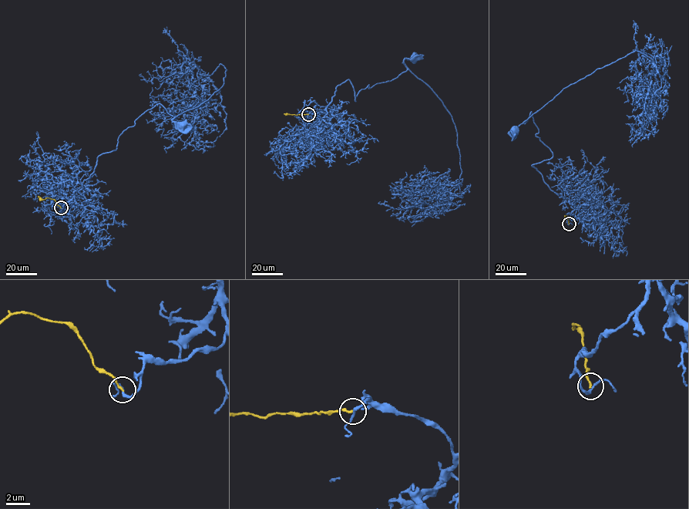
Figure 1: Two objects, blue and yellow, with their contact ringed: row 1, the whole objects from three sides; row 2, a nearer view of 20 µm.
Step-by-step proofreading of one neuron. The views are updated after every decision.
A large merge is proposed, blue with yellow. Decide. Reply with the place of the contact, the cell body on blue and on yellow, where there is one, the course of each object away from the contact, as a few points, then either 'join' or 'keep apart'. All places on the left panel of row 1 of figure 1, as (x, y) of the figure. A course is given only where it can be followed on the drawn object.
at (61, 207); cell body of blue at (183, 125); no cell body on yellow; blue runs (61, 208), (74, 201), (97, 157), (116, 148), (145, 112), (159, 103), (183, 124); yellow runs (61, 208), (53, 199), (42, 200), (38, 196); keep apart

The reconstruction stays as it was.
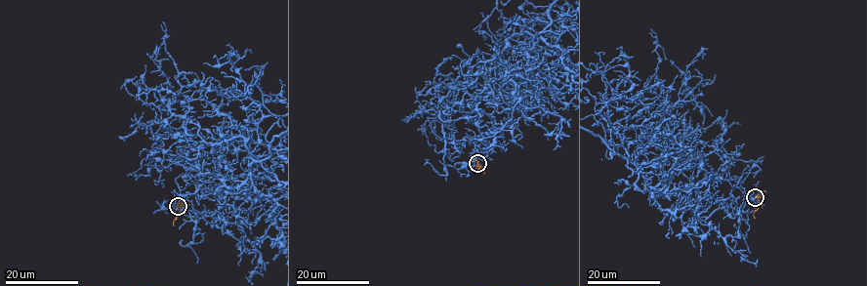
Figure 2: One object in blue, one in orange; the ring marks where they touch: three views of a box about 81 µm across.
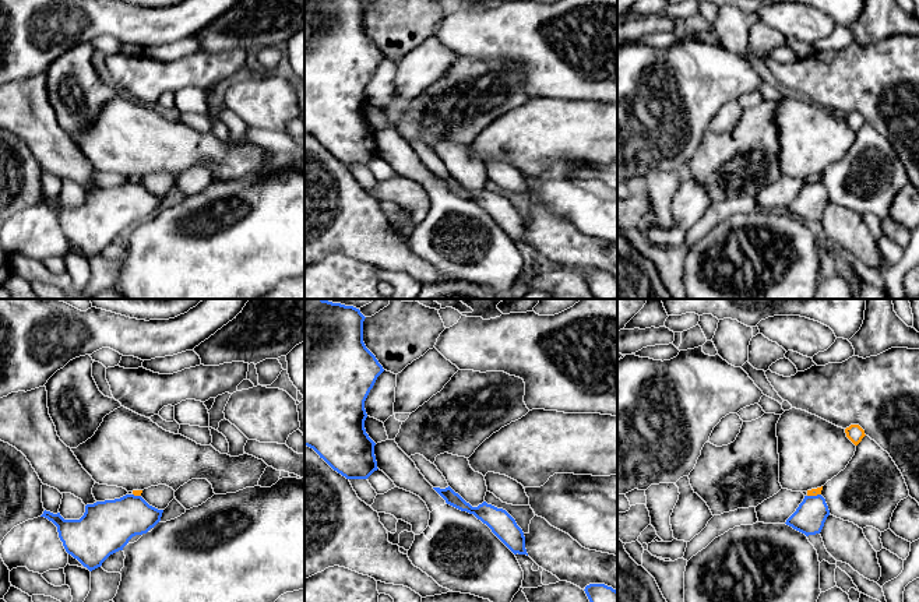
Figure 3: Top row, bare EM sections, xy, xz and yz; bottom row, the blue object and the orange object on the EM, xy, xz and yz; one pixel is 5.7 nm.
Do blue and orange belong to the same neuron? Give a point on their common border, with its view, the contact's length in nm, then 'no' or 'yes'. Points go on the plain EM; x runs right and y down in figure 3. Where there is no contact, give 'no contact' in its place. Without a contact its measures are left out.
yz (813, 183) | 80 nm | no

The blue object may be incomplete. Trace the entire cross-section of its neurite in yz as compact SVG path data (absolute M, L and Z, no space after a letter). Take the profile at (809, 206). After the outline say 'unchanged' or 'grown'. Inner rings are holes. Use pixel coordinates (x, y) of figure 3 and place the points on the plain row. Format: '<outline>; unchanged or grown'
M821 182L804 183L785 211L809 223L821 219L828 203L830 197Z; unchanged

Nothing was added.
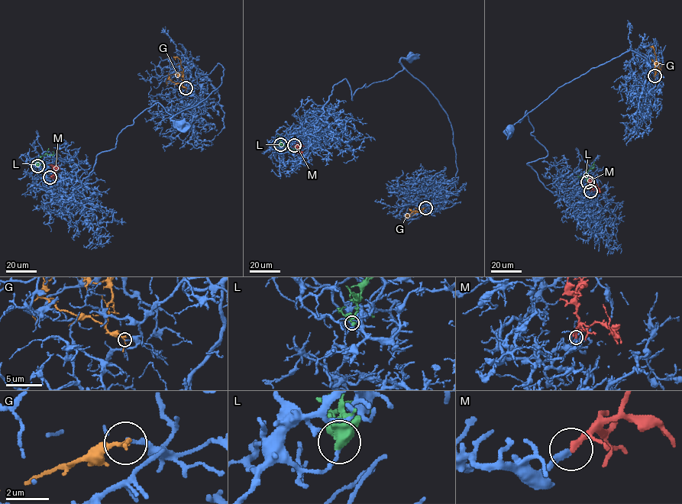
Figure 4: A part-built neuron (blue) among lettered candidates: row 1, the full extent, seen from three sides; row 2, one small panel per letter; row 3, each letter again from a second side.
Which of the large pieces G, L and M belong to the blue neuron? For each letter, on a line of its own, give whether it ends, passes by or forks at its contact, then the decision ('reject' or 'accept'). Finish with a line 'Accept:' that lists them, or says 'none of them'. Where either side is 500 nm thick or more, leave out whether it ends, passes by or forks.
G: it passes by; reject
L: reject
M: it passes by; accept
Accept: M

